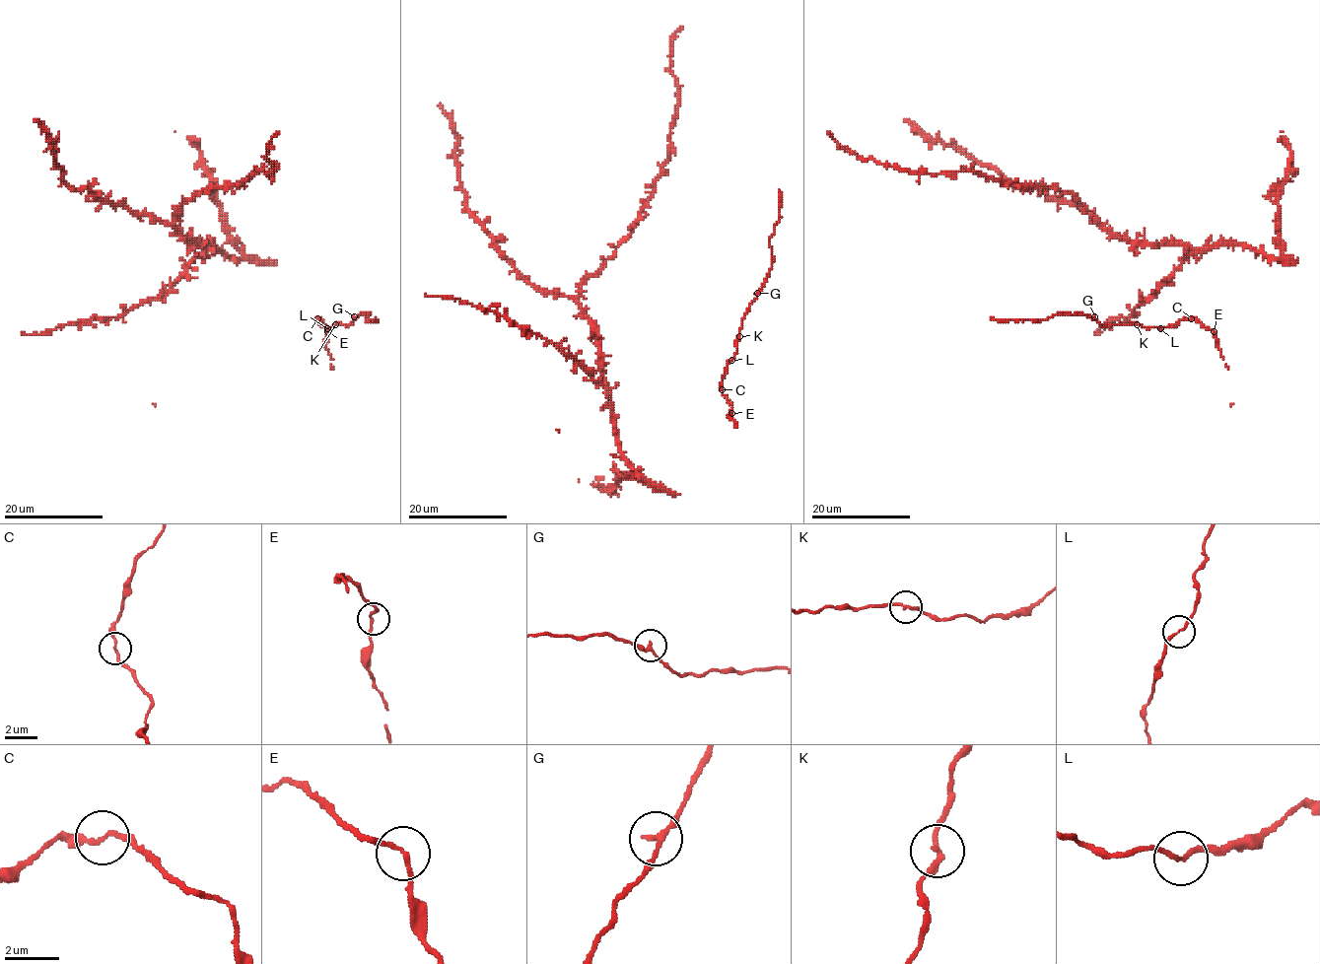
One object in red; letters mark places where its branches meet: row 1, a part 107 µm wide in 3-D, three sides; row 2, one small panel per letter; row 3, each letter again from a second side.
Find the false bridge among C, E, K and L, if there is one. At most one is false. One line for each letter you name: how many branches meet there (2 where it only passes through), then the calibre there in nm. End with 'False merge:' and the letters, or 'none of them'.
False merge: none of them

